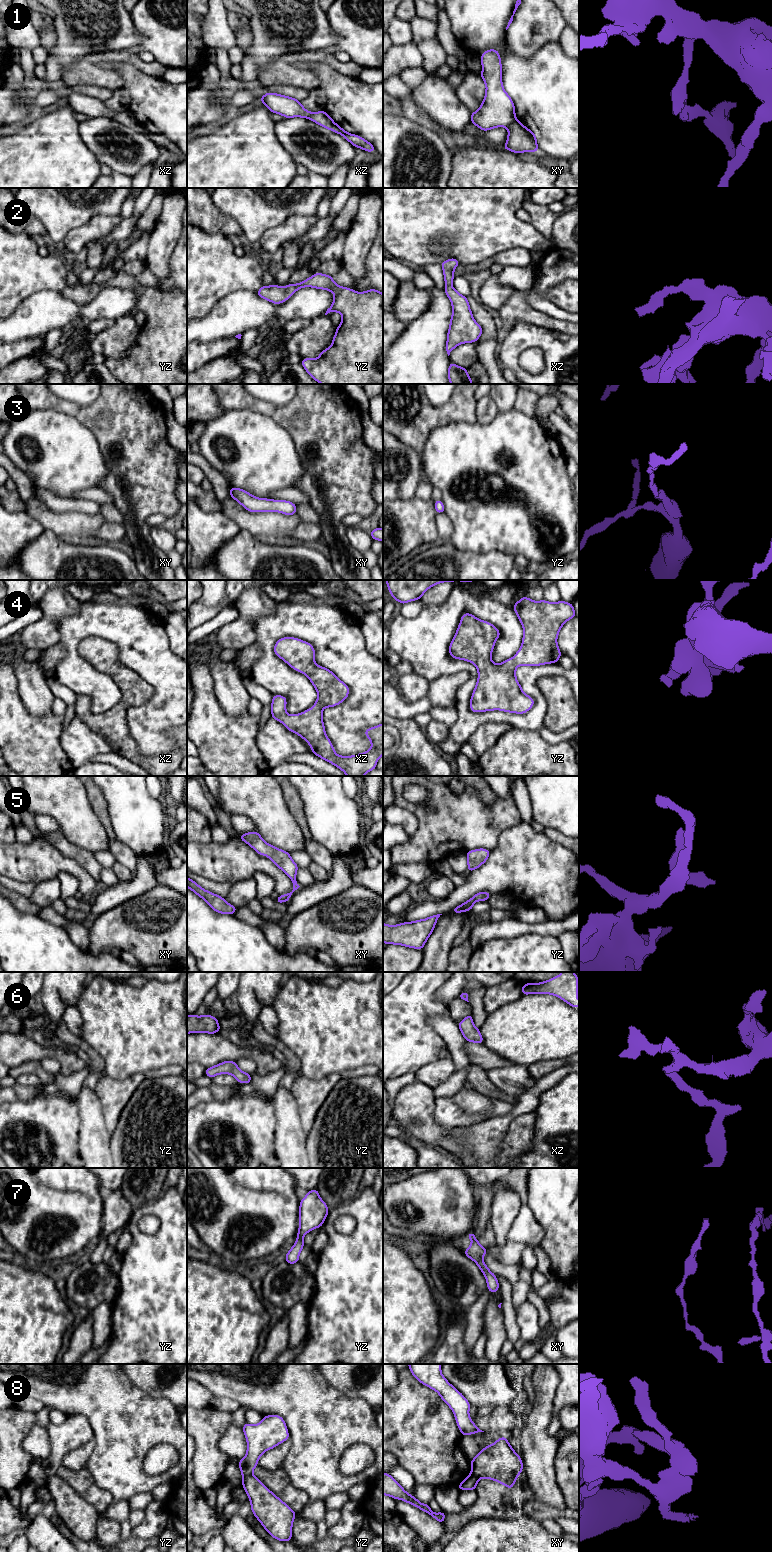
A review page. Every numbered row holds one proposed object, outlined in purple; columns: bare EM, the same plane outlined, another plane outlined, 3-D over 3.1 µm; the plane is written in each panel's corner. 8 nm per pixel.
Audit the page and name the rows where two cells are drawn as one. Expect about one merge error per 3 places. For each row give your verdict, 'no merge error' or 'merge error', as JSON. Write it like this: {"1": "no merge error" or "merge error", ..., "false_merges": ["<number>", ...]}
{"1": "merge error", "2": "no merge error", "3": "no merge error", "4": "no merge error", "5": "no merge error", "6": "no merge error", "7": "no merge error", "8": "merge error", "false_merges": ["1", "8"]}

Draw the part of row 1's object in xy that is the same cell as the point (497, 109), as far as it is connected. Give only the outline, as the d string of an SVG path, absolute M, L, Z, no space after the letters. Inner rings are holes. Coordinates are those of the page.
M489 49L481 55L481 78L486 92L479 109L471 113L471 123L483 131L507 127L516 120L515 106L502 84L502 65L499 52Z

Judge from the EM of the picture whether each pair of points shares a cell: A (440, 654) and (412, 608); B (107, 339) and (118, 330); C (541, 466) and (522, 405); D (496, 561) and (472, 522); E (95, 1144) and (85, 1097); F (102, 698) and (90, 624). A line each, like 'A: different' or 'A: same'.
A: different
B: same
C: different
D: different
E: same
F: same

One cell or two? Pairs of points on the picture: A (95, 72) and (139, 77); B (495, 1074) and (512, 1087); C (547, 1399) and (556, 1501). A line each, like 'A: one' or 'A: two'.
A: two
B: one
C: one

